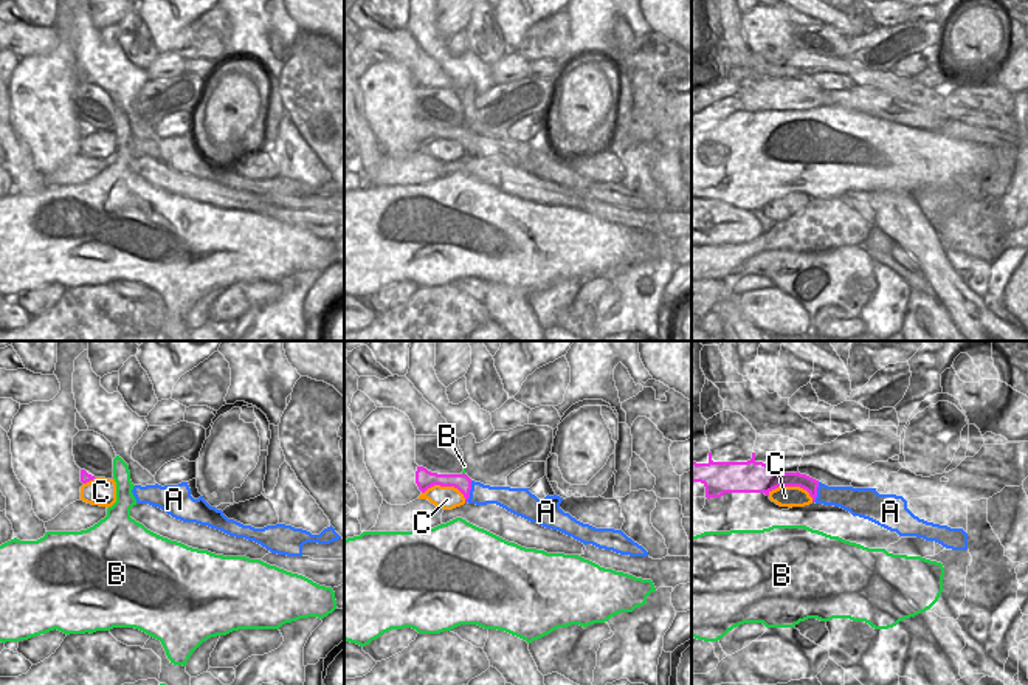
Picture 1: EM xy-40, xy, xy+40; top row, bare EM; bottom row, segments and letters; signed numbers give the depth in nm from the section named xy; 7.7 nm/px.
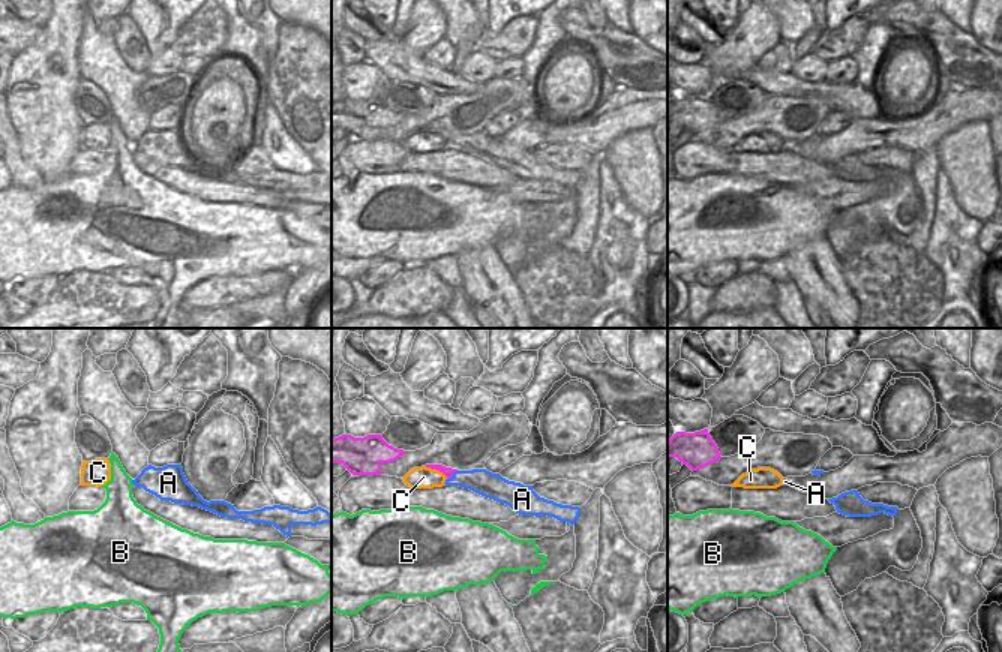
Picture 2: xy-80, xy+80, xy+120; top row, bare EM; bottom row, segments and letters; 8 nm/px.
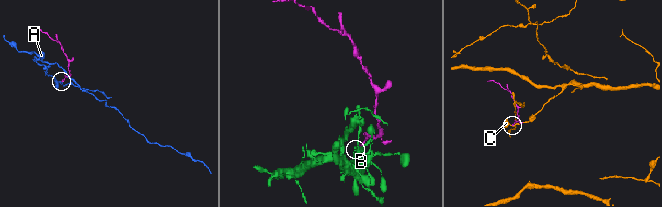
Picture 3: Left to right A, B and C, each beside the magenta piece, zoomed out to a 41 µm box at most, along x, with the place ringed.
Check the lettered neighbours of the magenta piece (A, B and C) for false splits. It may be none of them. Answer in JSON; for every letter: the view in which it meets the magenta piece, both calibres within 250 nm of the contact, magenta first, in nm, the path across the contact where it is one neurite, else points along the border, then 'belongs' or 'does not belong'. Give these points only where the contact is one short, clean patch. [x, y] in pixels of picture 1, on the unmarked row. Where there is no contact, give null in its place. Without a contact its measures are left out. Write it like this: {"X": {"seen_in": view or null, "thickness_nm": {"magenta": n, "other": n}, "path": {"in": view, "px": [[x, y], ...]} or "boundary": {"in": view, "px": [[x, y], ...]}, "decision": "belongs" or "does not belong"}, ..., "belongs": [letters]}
{"A": {"seen_in": "xy", "thickness_nm": {"magenta": 140, "other": 170}, "boundary": {"in": "xy", "px": [[472, 134], [465, 154]]}, "decision": "does not belong"}, "B": {"seen_in": null, "decision": "does not belong"}, "C": {"seen_in": "xy+40", "thickness_nm": {"magenta": 220, "other": 170}, "decision": "does not belong"}, "belongs": []}

